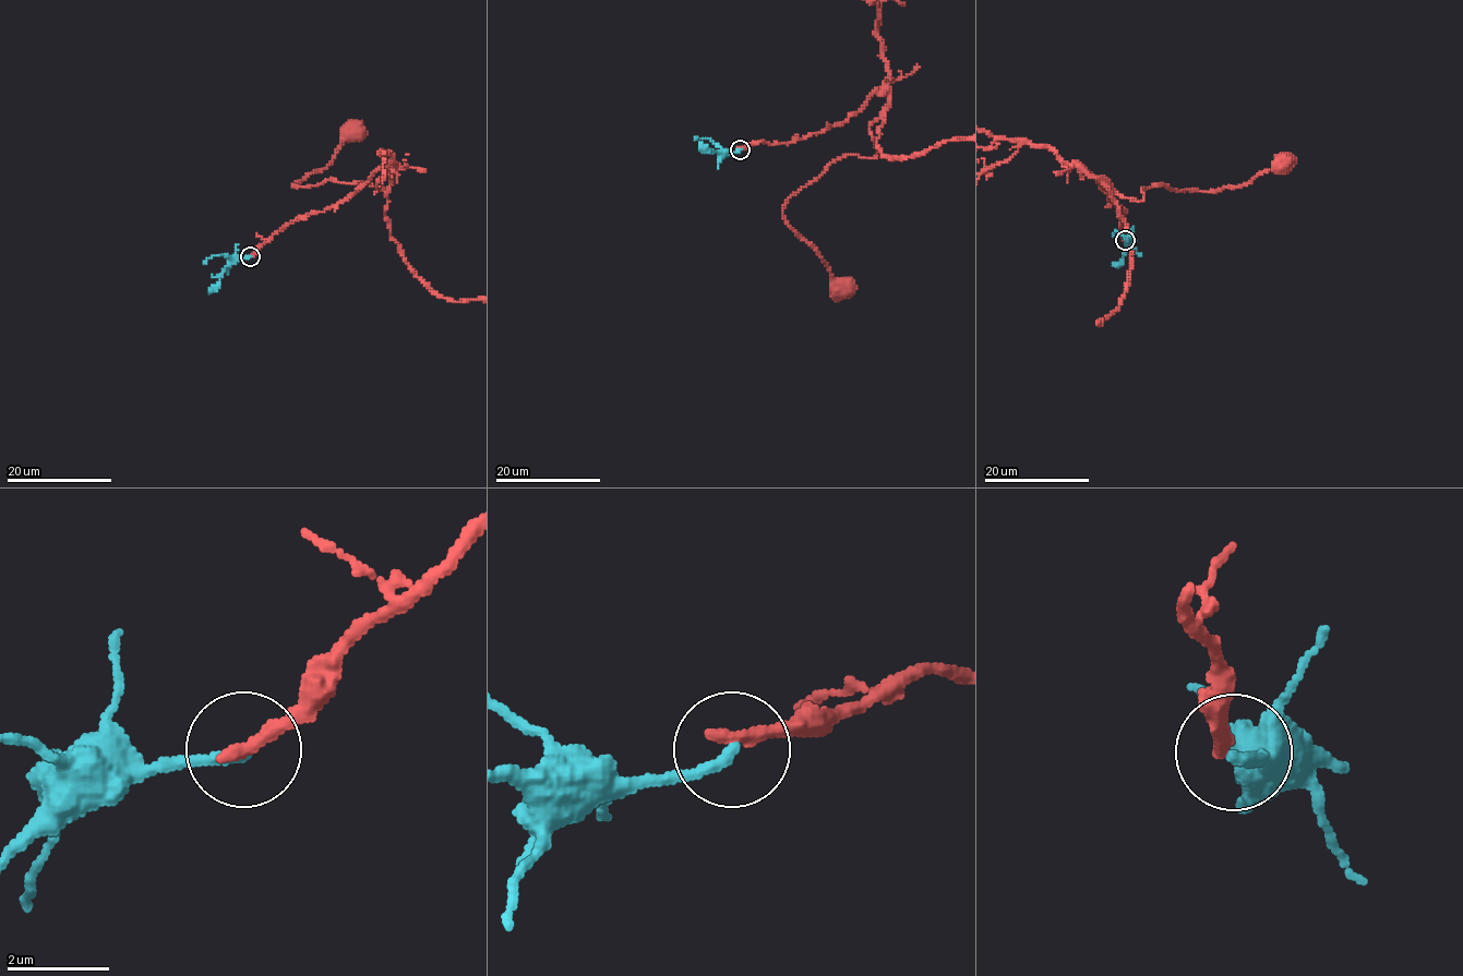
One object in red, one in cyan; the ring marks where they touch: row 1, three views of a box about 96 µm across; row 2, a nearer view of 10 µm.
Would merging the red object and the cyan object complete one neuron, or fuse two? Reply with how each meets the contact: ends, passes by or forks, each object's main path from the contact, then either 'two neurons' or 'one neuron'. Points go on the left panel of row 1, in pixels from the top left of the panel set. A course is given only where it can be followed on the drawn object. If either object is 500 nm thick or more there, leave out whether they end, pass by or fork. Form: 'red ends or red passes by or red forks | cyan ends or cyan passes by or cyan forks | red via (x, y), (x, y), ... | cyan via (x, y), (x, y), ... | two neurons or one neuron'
red ends | cyan ends | red via (249, 257), (394, 164), (378, 183), (385, 189), (327, 179), (292, 185), (326, 167), (351, 132) | cyan via (249, 257), (236, 258), (228, 265), (210, 291) | two neurons

